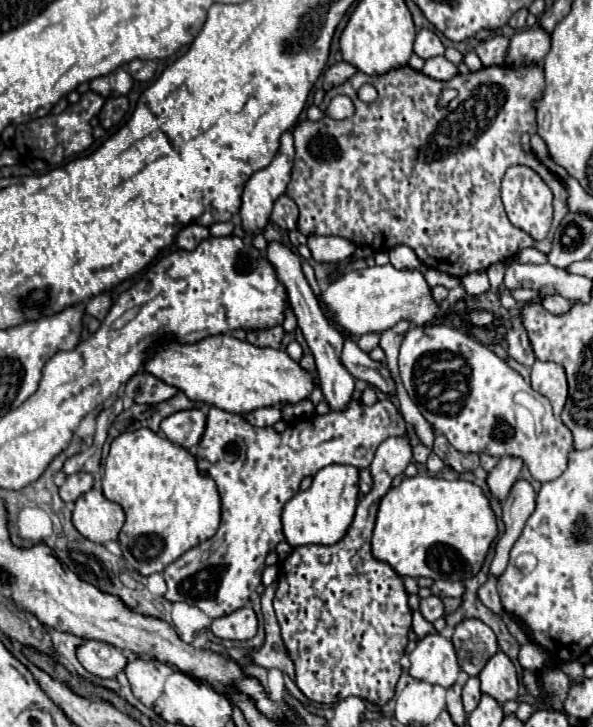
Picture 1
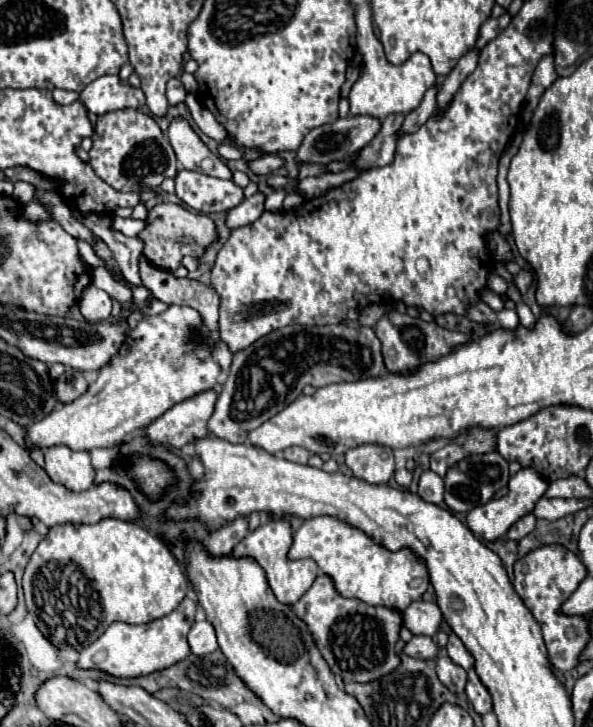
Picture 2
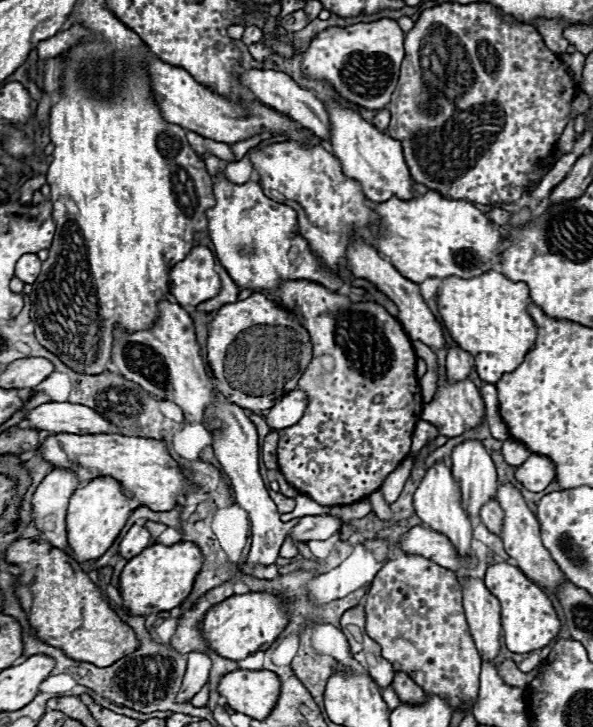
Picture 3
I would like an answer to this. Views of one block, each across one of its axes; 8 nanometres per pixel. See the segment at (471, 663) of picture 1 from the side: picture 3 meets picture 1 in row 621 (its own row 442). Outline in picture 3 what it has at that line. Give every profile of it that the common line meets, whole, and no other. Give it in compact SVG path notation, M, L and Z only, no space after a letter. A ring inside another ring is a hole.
M466 440L452 452L452 476L458 482L464 512L470 520L478 518L480 506L494 500L498 480L492 458L478 440Z

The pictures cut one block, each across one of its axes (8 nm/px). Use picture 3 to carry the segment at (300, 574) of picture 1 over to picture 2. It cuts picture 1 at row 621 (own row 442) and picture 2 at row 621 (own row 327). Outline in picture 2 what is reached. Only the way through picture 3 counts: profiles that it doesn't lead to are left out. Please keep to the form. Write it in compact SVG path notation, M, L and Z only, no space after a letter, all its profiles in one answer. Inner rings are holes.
M320 574L310 590L292 606L296 616L308 624L320 654L330 670L344 682L372 682L398 666L394 644L402 626L402 614L384 606L368 606L356 598L342 598L332 580Z

